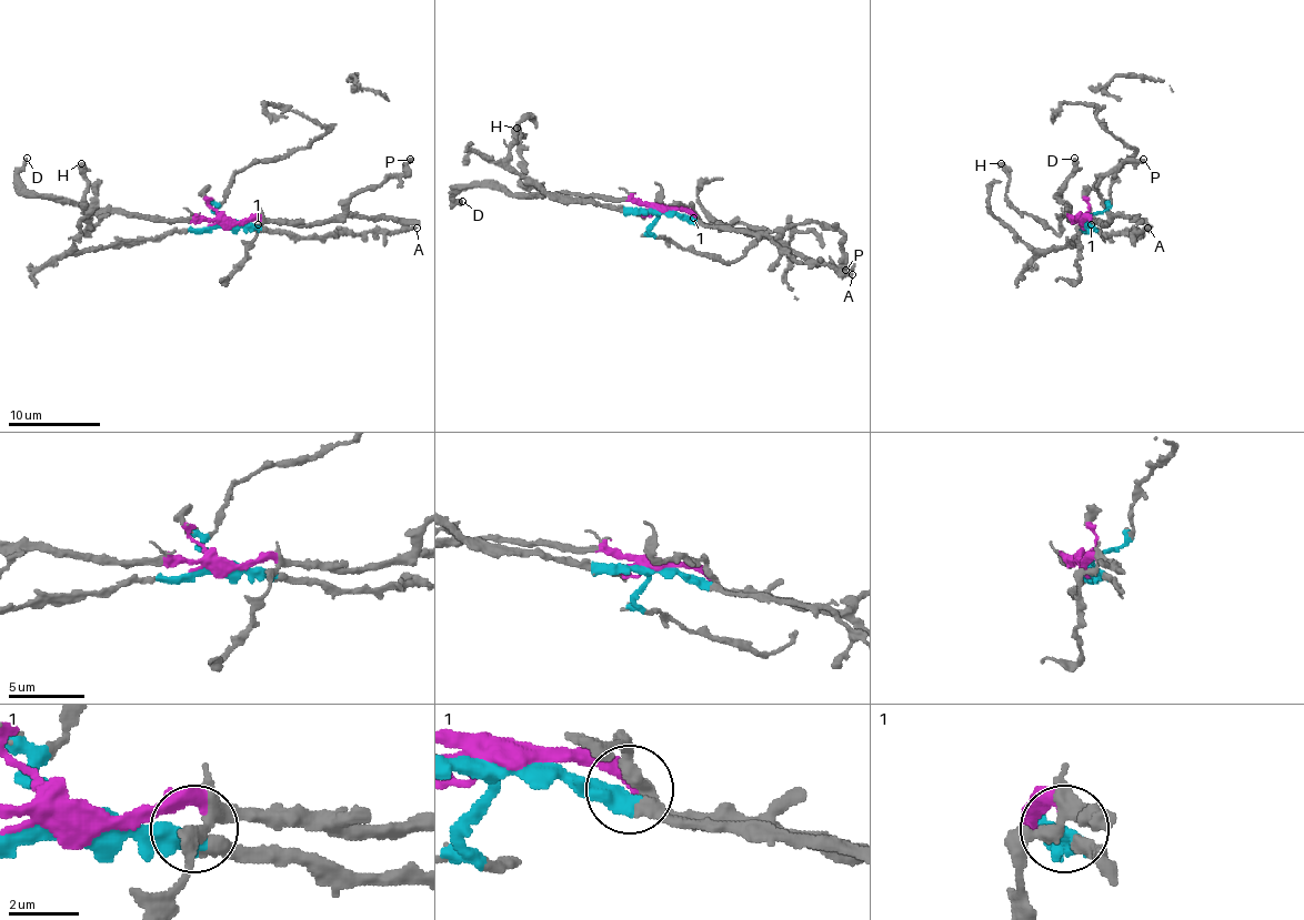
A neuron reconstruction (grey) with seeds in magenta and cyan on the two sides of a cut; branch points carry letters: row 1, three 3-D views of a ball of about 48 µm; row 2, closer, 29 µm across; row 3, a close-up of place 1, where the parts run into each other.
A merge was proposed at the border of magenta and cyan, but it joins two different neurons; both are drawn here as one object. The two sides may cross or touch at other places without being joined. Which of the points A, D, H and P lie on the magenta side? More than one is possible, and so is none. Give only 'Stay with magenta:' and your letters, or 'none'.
Stay with magenta: D, H, P

